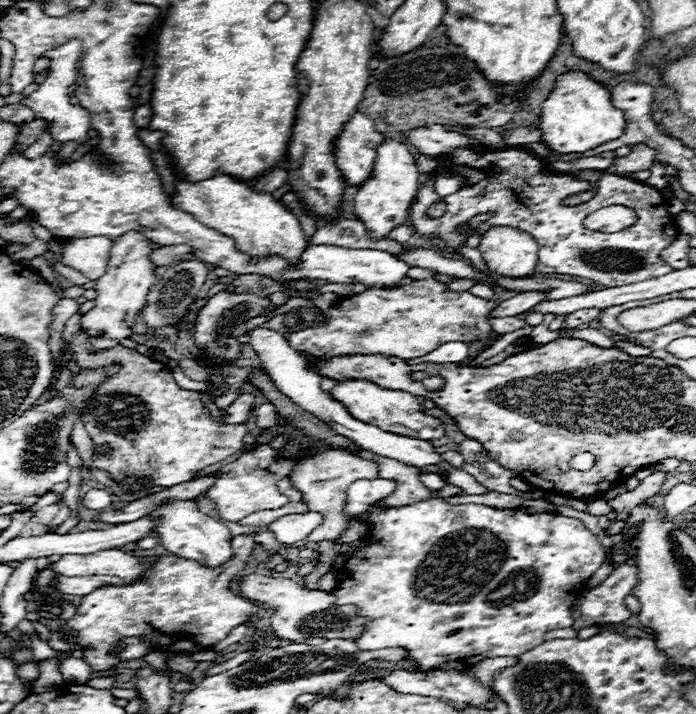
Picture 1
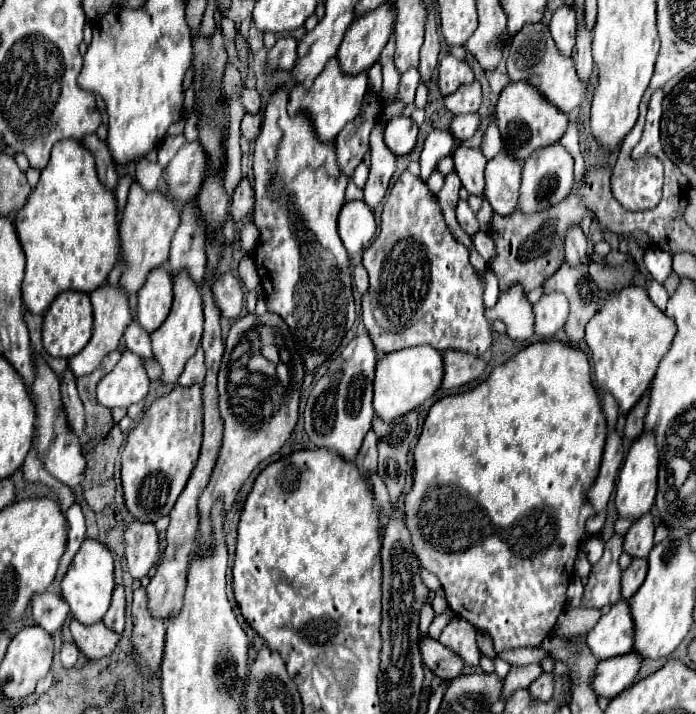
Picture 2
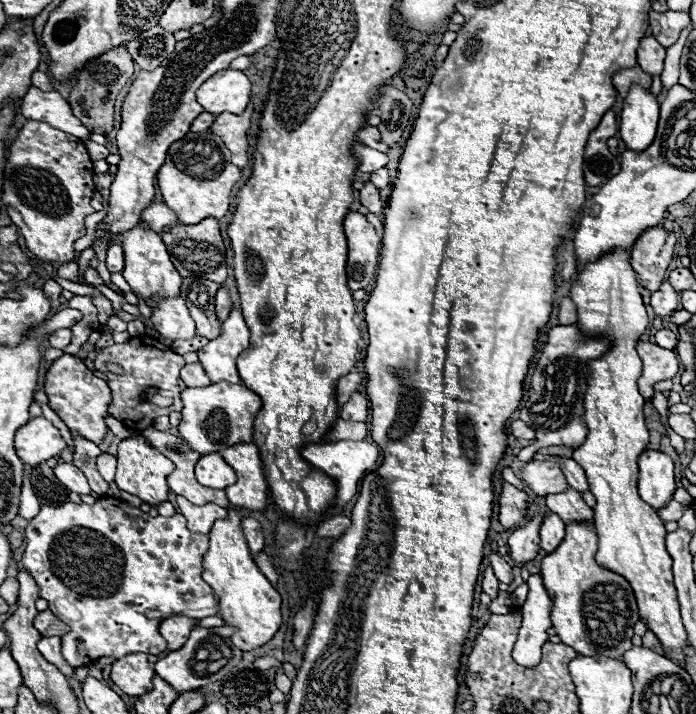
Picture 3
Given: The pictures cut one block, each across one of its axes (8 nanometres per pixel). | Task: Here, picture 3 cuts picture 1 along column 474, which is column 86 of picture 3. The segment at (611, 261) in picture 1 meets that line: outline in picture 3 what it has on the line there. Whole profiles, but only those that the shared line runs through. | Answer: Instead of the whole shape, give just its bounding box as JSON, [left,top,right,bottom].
[2,120,94,264]

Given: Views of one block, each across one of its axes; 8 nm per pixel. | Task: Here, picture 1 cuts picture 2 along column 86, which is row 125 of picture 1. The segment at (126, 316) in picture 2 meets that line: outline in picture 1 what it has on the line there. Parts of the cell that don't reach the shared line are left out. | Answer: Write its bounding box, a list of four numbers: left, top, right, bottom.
[336,112,384,186]

